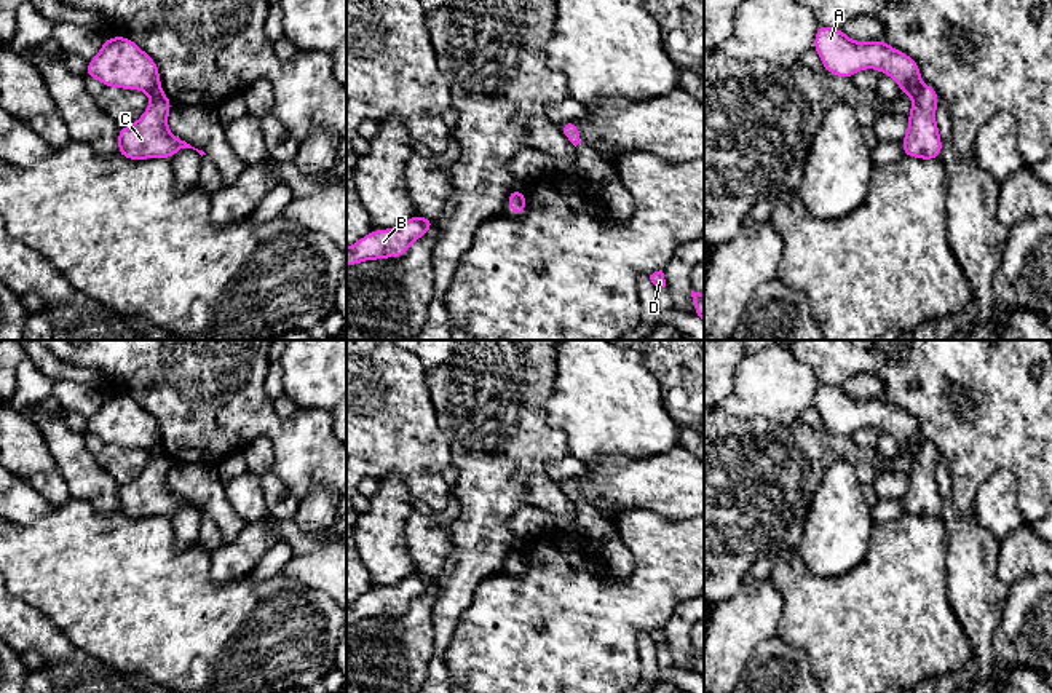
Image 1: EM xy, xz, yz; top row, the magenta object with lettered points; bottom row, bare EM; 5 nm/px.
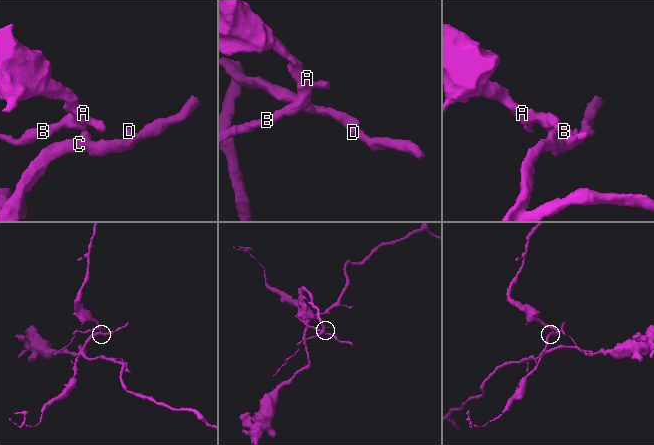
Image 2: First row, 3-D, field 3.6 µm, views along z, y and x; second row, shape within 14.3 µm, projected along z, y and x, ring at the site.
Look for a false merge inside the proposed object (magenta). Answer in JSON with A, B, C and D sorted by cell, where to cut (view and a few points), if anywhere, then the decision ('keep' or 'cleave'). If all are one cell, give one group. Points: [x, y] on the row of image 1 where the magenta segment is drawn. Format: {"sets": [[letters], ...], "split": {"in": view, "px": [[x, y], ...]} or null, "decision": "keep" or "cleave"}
{"sets": [["A", "B"], ["C", "D"]], "split": {"in": "xy", "px": [[162, 91], [150, 98]]}, "decision": "cleave"}

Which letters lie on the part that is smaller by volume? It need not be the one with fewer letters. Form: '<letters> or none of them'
A, B

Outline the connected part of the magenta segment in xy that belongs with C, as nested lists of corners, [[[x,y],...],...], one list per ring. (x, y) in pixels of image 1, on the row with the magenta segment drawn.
[[[163,91],[160,94],[152,96],[148,107],[145,109],[145,112],[142,113],[142,117],[137,121],[134,121],[129,126],[118,128],[118,155],[121,155],[128,160],[132,160],[132,161],[148,160],[148,158],[169,160],[172,155],[176,155],[182,148],[193,148],[201,156],[206,155],[203,150],[198,150],[198,148],[192,147],[190,144],[187,144],[185,141],[171,134],[171,131],[168,128],[168,115],[169,115],[171,107],[172,107],[172,102]]]

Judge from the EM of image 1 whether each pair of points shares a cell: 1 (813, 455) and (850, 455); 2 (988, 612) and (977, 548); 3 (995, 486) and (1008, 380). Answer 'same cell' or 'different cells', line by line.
1: same cell
2: same cell
3: different cells

